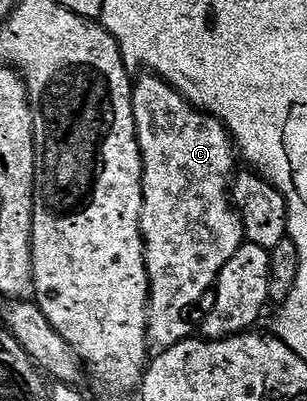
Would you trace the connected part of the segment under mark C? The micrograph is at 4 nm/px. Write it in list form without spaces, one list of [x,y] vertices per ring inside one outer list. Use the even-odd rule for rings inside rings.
[[[145,74],[145,77],[140,81],[139,79],[135,84],[135,103],[141,107],[141,112],[145,115],[148,122],[147,131],[142,131],[141,145],[143,154],[143,186],[142,194],[145,197],[144,211],[147,213],[147,221],[144,223],[143,231],[148,240],[147,244],[147,267],[149,274],[149,316],[148,316],[148,332],[149,339],[154,347],[164,350],[166,348],[173,348],[182,341],[190,339],[193,332],[189,324],[187,314],[191,308],[195,307],[205,296],[214,289],[219,274],[223,270],[225,263],[232,258],[236,251],[242,246],[245,240],[245,229],[241,226],[241,217],[238,209],[233,204],[237,204],[241,198],[241,182],[242,175],[235,170],[237,164],[236,160],[241,156],[240,151],[235,150],[237,147],[234,137],[229,133],[229,129],[225,125],[225,116],[221,113],[213,112],[212,108],[206,107],[182,97],[181,93],[170,88],[164,80],[152,75]]]

